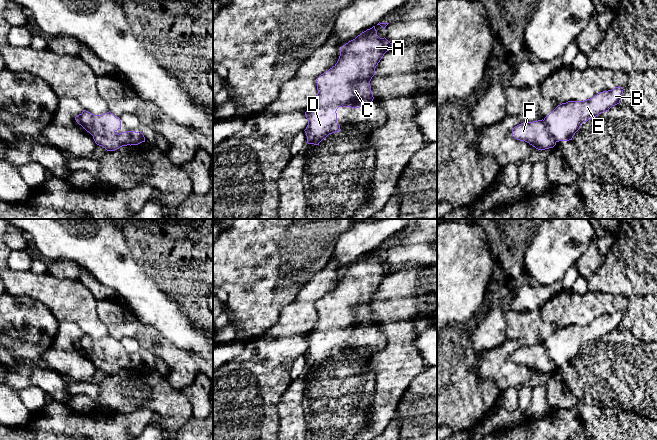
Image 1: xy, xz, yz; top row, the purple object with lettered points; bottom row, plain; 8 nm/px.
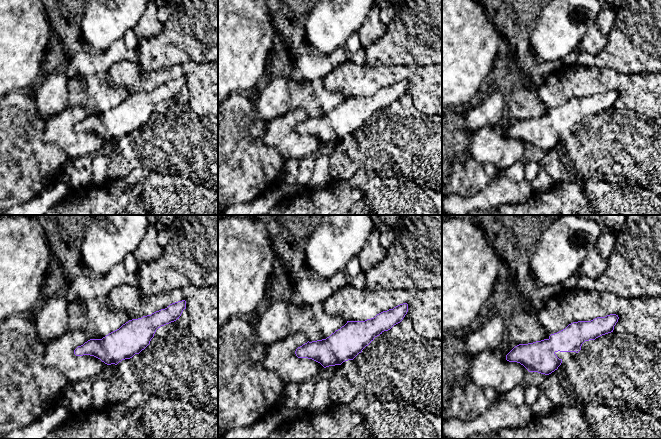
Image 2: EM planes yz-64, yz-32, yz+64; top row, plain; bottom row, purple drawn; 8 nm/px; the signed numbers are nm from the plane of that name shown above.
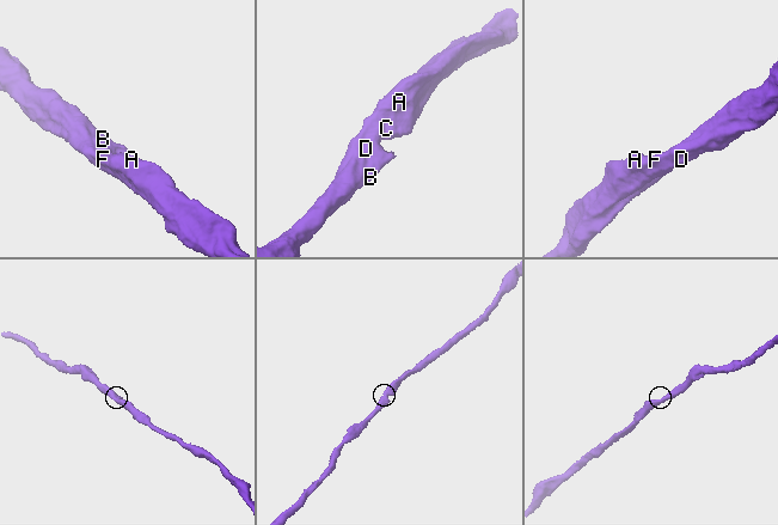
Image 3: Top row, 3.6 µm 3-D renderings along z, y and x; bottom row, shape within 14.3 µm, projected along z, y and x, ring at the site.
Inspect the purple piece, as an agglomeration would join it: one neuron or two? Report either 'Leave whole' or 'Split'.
Leave whole

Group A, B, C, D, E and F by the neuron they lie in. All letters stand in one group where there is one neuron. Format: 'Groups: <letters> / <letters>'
Groups: A B C D E F

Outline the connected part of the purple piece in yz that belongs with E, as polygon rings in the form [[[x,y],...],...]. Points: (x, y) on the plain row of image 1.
[[[615,311],[584,325],[562,327],[542,344],[515,350],[512,360],[538,374],[553,372],[559,365],[572,364],[583,346],[619,328],[623,314],[622,311]]]

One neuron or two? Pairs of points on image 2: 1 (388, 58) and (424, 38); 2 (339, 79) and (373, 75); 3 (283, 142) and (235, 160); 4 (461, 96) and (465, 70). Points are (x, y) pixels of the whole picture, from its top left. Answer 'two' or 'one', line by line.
1: one
2: one
3: two
4: one

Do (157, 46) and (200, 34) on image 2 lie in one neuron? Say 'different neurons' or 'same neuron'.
same neuron

